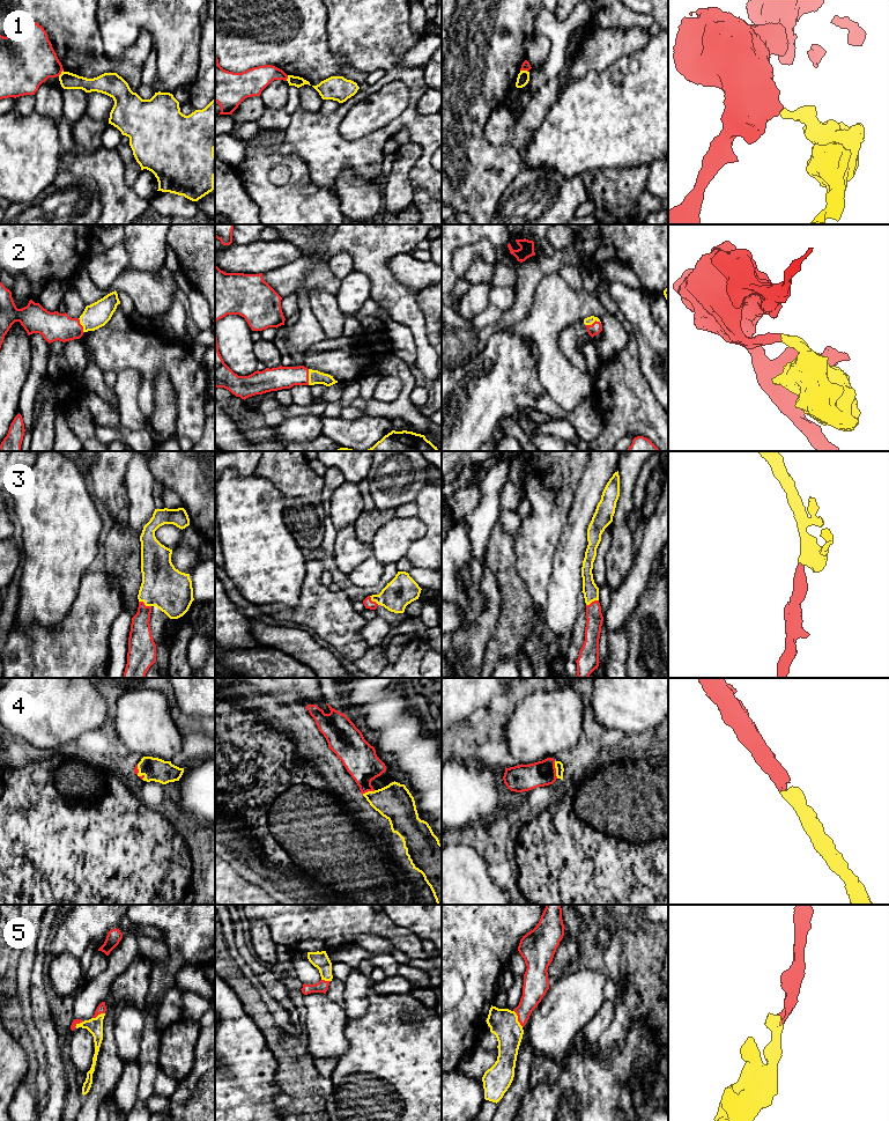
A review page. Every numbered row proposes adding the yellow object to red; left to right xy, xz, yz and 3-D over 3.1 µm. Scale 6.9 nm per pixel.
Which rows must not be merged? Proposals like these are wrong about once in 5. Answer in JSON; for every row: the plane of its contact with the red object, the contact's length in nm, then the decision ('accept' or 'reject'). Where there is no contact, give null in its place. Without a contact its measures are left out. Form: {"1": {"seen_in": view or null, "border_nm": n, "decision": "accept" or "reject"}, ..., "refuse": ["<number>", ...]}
{"1": {"seen_in": "yz", "border_nm": 60, "decision": "reject"}, "2": {"seen_in": "xz", "border_nm": 110, "decision": "accept"}, "3": {"seen_in": "xy", "border_nm": 100, "decision": "accept"}, "4": {"seen_in": "yz", "border_nm": 120, "decision": "accept"}, "5": {"seen_in": "yz", "border_nm": 140, "decision": "accept"}, "refuse": ["1"]}

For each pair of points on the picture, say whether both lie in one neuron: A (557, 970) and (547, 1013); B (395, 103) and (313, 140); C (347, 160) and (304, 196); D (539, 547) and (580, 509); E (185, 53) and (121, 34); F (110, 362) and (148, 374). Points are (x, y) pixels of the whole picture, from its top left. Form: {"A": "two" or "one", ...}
{"A": "two", "B": "two", "C": "two", "D": "two", "E": "one", "F": "one"}

